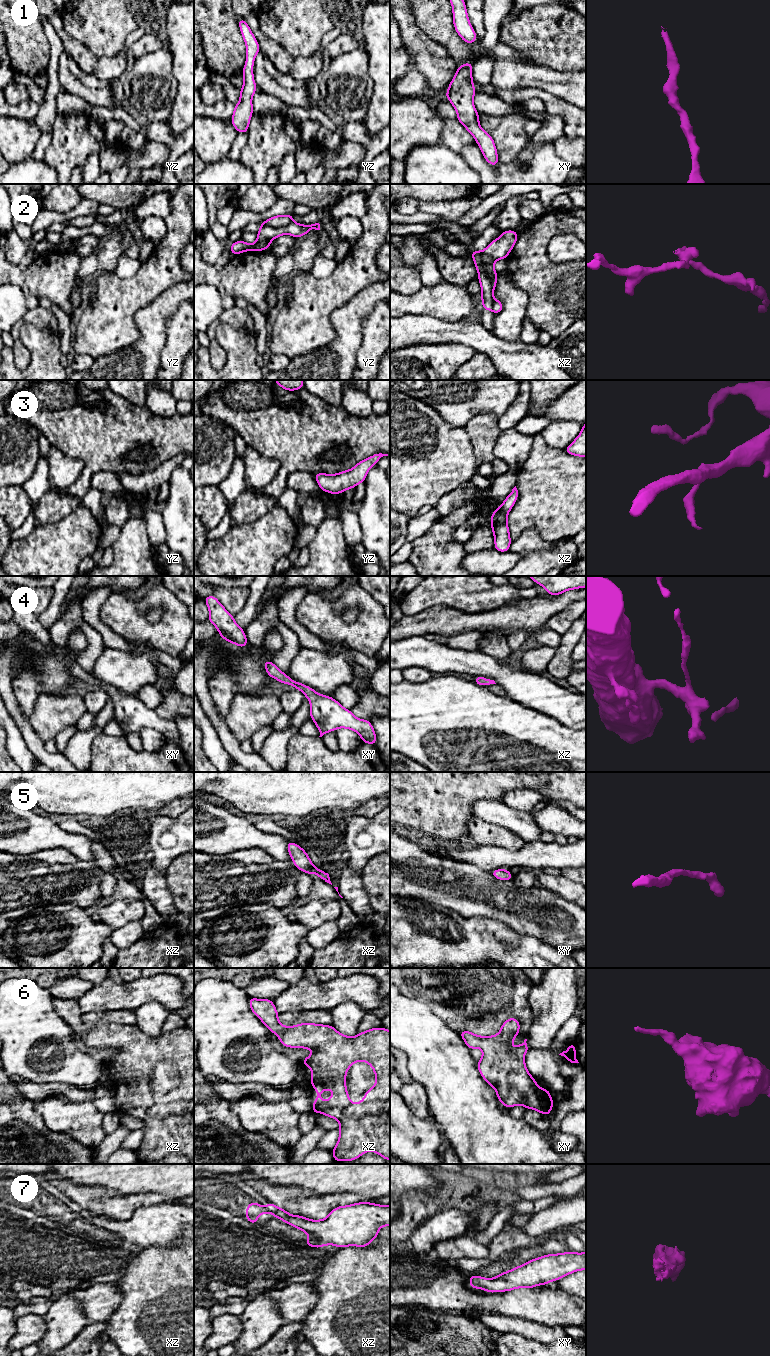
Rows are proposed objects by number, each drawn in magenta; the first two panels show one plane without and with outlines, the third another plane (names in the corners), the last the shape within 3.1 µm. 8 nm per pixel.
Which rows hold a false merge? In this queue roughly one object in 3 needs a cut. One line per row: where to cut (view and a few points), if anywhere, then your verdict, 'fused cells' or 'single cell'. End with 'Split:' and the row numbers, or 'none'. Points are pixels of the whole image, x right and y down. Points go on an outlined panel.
1: no cut | single cell
2: yz (292, 221), (282, 226), (261, 226) | fused cells
3: no cut | single cell
4: no cut | single cell
5: no cut | single cell
6: no cut | single cell
7: no cut | single cell
Split: 2

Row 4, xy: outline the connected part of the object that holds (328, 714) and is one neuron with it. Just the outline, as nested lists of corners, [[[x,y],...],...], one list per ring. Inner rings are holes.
[[[265,660],[263,666],[269,677],[283,684],[293,686],[309,699],[310,718],[316,724],[320,732],[319,737],[322,737],[325,733],[335,731],[337,728],[346,728],[357,732],[361,737],[362,743],[369,743],[376,746],[376,733],[369,720],[355,717],[351,710],[345,709],[334,698],[321,695],[311,687],[292,680],[272,661]]]

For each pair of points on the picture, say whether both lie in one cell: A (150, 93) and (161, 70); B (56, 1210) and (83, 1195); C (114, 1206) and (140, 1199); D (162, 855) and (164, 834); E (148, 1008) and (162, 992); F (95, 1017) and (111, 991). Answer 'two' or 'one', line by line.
A: one
B: two
C: one
D: one
E: two
F: two

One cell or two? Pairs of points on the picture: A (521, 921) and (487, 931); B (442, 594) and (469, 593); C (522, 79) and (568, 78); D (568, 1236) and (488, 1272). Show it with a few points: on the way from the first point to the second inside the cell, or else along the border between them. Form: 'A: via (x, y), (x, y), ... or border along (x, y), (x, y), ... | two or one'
A: border along (485, 917), (500, 920), (516, 932), (528, 936) | two
B: via (449, 593), (462, 593) | one
C: via (533, 79), (557, 79) | one
D: via (548, 1256), (539, 1261), (513, 1261), (508, 1266) | one

